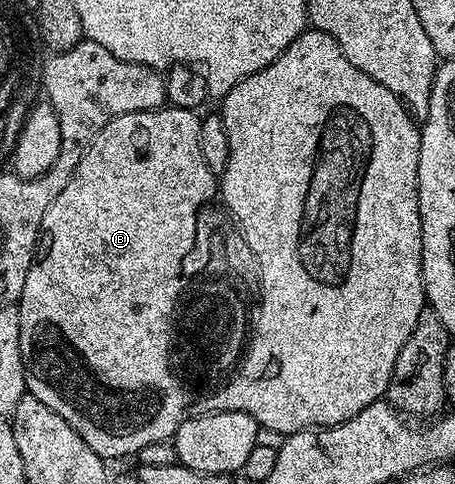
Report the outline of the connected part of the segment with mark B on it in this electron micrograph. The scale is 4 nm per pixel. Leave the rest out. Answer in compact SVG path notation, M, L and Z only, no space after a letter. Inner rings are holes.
M165 105L155 111L135 111L134 113L126 113L122 117L114 117L114 121L110 121L110 125L106 125L106 129L102 129L102 133L98 133L98 137L94 137L94 141L86 149L86 153L82 157L82 161L78 161L78 165L74 169L74 173L70 177L70 181L66 181L66 189L62 189L62 193L58 193L58 197L54 197L54 205L50 205L50 209L46 209L46 213L42 217L42 225L40 226L40 238L38 246L30 265L30 273L26 273L26 285L22 285L22 293L18 300L20 309L20 324L22 325L22 337L20 344L22 345L22 357L24 358L24 376L26 377L26 385L28 386L27 394L34 396L38 401L42 401L42 405L46 405L50 409L54 409L54 413L58 413L58 417L62 417L62 421L66 421L66 425L70 425L70 429L74 429L74 433L78 433L78 437L82 437L82 441L86 441L86 445L90 445L90 449L94 449L94 453L98 453L101 459L111 461L111 459L124 459L127 455L132 457L139 456L140 451L146 445L150 445L154 441L162 441L163 439L171 440L175 436L178 425L186 415L180 412L180 394L174 389L170 379L166 377L166 369L163 367L163 358L159 350L159 340L157 339L158 331L164 329L163 319L170 317L172 312L172 295L176 296L176 281L179 277L180 268L182 267L183 258L191 251L191 247L195 241L195 223L198 221L198 213L201 208L209 202L208 199L218 191L218 179L214 172L206 165L206 161L202 157L202 149L200 148L200 121L201 116L196 111L190 109L182 109L181 107L173 107Z

